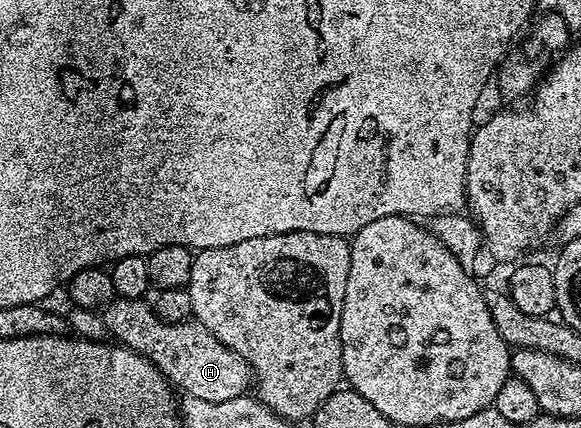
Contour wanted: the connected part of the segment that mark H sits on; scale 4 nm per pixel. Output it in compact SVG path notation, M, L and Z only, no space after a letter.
M114 297L105 304L100 314L107 325L109 335L118 344L129 347L132 351L138 351L144 359L150 359L170 384L177 389L182 387L185 390L184 394L188 397L199 397L201 401L231 401L235 397L246 394L254 382L253 371L250 369L249 363L243 361L243 357L239 357L239 353L227 349L227 345L218 341L202 323L196 321L170 322L168 319L161 319L145 299Z

